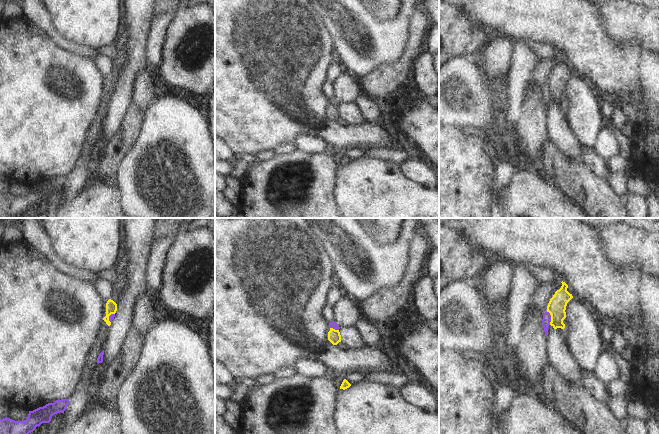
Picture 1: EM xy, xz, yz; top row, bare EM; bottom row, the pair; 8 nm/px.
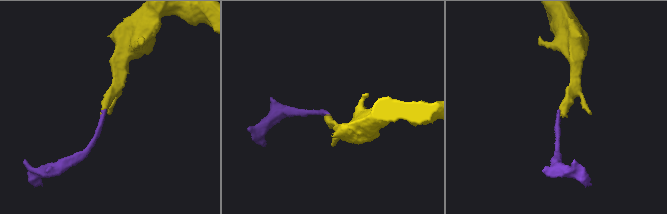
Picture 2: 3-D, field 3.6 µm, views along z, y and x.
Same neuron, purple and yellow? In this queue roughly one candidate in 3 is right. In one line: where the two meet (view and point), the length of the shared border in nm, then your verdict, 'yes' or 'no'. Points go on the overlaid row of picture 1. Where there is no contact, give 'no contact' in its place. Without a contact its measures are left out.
meets purple in yz at (550, 317); contact 120 nm long; no

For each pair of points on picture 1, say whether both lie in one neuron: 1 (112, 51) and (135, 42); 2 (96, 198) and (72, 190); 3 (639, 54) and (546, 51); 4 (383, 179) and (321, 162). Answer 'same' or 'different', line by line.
1: different
2: different
3: different
4: different

